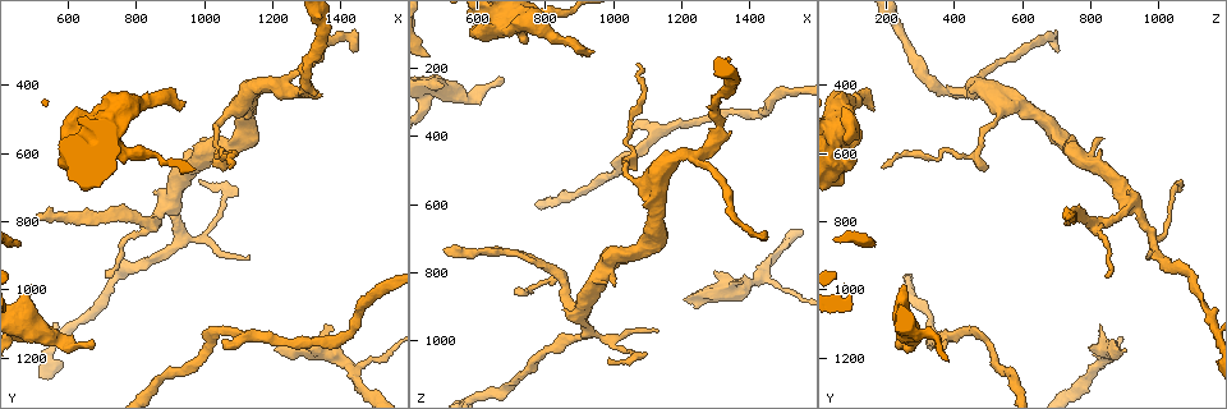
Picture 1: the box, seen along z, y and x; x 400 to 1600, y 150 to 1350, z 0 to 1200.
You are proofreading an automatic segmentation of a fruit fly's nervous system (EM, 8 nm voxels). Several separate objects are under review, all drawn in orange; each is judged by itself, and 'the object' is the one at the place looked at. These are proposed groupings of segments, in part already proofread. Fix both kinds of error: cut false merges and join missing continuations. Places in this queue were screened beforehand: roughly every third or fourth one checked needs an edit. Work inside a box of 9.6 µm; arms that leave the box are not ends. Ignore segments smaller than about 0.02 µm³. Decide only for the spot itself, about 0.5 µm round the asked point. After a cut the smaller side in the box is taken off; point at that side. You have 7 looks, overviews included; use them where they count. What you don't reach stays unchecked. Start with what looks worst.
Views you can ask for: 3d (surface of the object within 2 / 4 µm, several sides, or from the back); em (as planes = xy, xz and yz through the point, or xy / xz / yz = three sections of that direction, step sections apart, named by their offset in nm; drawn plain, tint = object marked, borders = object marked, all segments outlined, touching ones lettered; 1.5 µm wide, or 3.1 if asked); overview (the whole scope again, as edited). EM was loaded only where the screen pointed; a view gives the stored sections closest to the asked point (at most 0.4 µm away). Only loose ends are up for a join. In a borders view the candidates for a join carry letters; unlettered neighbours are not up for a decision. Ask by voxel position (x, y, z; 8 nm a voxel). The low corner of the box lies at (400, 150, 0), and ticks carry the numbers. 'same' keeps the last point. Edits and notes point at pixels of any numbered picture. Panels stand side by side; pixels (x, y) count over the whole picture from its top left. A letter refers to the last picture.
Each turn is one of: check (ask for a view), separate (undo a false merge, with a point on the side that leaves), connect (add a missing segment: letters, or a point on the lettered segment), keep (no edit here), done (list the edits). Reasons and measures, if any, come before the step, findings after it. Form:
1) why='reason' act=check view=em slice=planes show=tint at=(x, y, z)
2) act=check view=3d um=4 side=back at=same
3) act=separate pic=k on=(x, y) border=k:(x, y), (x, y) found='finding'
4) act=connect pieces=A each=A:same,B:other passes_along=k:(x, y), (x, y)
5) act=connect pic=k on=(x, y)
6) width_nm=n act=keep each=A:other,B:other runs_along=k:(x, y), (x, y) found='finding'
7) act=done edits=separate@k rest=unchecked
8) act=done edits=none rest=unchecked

why='branch stops here' act=check view=3d um=4 at=(490, 980, 260)

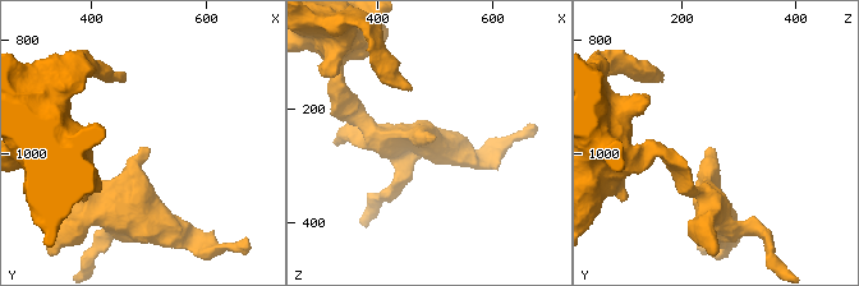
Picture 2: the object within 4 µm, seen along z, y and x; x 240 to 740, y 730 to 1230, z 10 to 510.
act=check view=em slice=planes show=borders at=(490, 990, 260)

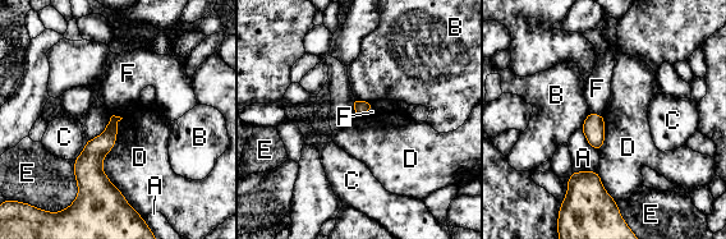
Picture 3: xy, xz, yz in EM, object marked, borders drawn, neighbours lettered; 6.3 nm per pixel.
act=keep each=A:other,B:other,C:other,D:other,E:other,F:other border=3:(119, 116), (102, 170), (131, 205) found='no lettered segment goes on from it'

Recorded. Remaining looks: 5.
why='an open end' act=check view=em slice=planes show=borders at=(1380, 1110, 830)

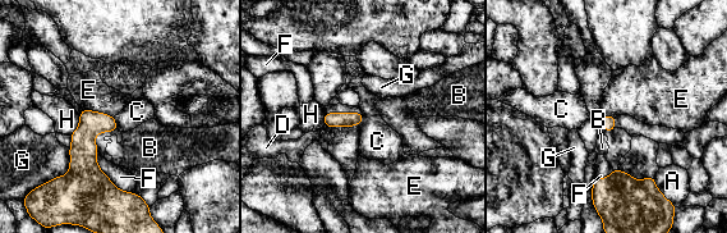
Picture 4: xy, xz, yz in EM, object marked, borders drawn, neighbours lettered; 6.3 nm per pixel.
act=keep each=A:other,B:other,C:other,D:other,E:other,F:other,G:other,H:other border=4:(362, 112), (363, 120), (358, 127) found='no lettered segment goes on from it'

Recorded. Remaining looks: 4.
why='free end' act=check view=em slice=planes show=borders at=(1440, 310, 710)

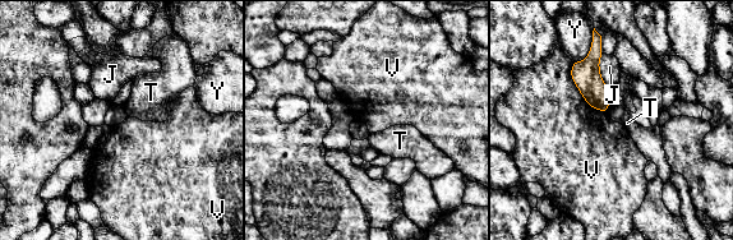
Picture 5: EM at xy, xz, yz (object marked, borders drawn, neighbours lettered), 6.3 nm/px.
longest_contact=V:400nm act=keep each=J:other,T:other,V:other,Y:other found='no lettered segment goes on from it'

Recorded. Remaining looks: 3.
act=done edits=none rest=unchecked

